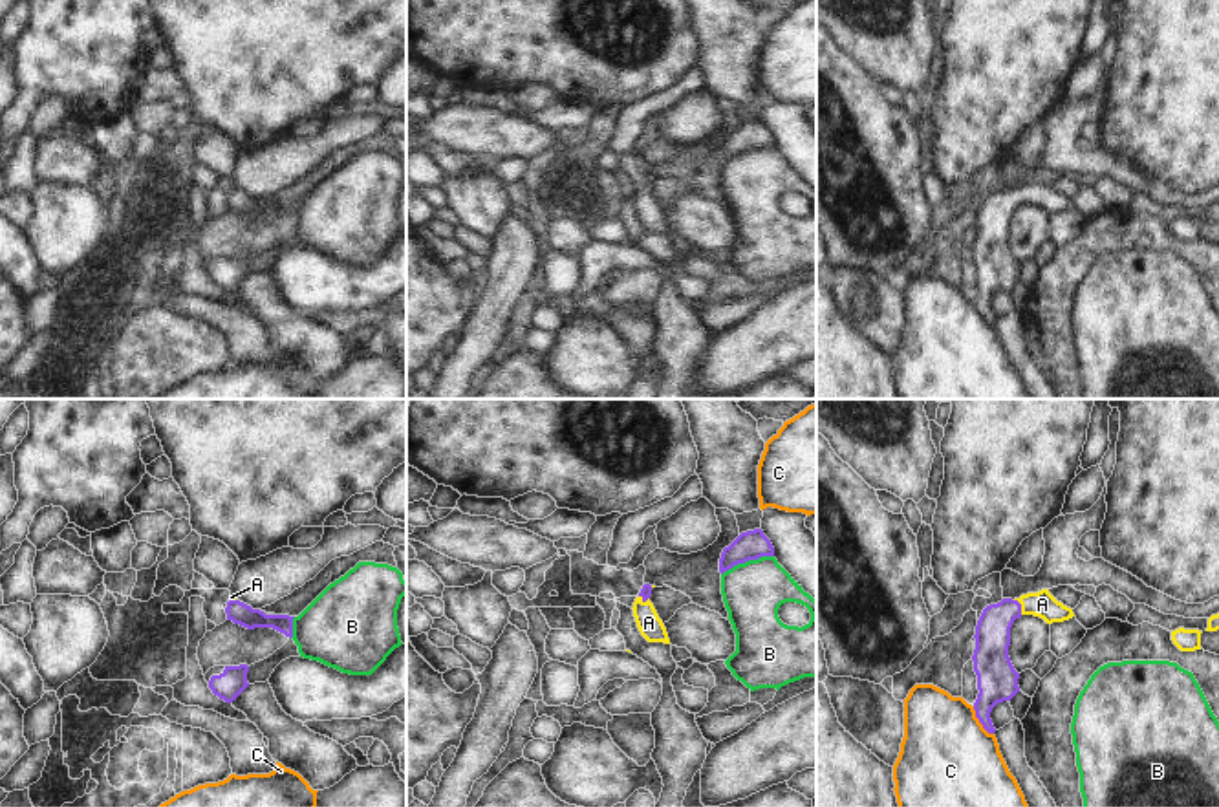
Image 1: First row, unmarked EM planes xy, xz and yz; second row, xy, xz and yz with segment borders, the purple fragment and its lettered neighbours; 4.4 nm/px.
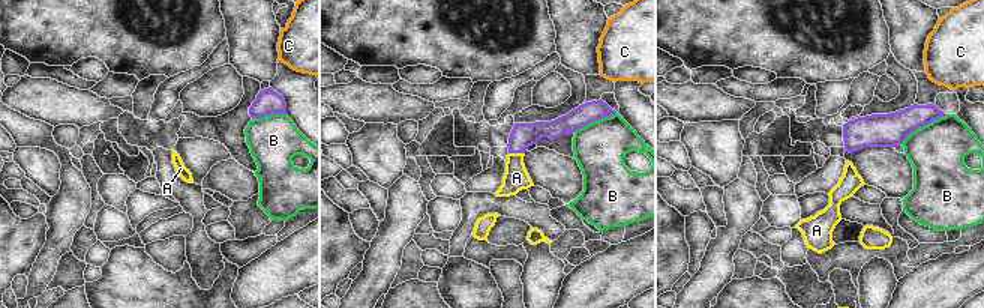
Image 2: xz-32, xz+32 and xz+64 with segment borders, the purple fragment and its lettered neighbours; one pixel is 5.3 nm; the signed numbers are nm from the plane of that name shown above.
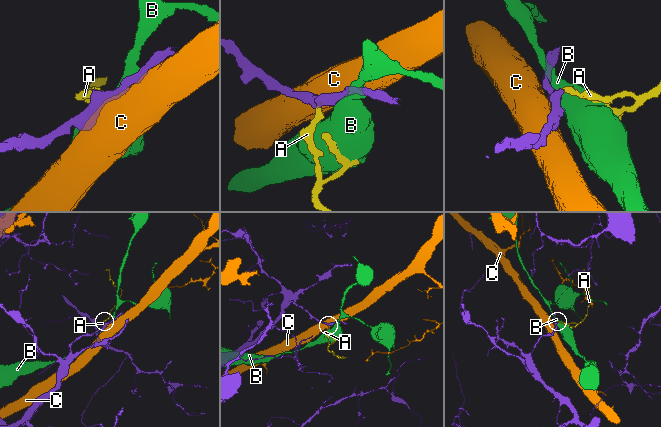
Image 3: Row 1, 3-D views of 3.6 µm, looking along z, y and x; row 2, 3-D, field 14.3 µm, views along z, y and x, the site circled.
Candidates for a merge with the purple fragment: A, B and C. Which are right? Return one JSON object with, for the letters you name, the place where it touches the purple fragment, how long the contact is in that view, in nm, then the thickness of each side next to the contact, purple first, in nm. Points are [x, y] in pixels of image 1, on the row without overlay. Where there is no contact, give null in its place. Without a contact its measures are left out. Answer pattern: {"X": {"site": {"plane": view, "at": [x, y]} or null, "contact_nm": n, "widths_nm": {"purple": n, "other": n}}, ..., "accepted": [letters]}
{"A": {"site": {"plane": "yz", "at": [1020, 196]}, "contact_nm": 80, "widths_nm": {"purple": 160, "other": 120}}, "accepted": ["A"]}

